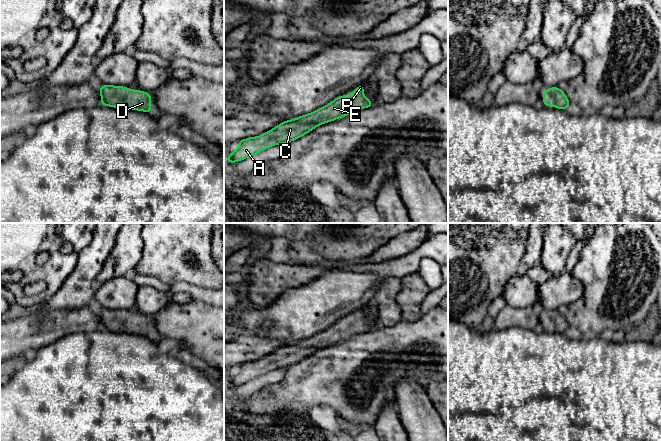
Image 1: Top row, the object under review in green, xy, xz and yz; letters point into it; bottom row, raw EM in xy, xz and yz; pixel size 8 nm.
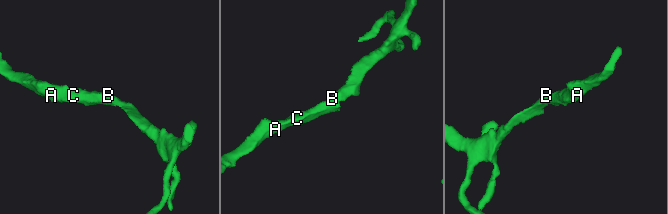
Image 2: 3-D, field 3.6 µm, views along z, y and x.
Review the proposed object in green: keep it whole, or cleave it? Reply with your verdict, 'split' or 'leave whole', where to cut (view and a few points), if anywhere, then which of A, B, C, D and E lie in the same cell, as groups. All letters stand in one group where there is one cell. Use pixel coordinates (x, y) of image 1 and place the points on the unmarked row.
leave whole; no cut; A B C D E

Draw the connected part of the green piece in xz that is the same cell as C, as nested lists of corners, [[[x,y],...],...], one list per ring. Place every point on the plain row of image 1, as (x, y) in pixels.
[[[359,309],[350,319],[338,320],[326,330],[309,338],[286,344],[273,353],[238,366],[238,372],[224,383],[236,387],[278,368],[288,368],[309,357],[317,350],[350,339],[354,334],[372,331],[372,326],[364,319],[364,310]]]

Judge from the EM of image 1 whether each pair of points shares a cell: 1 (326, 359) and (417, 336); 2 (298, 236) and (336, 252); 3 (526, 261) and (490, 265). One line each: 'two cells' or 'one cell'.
1: one cell
2: two cells
3: two cells

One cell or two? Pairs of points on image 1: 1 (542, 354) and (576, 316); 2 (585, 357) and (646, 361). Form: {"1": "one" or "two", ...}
{"1": "two", "2": "one"}

